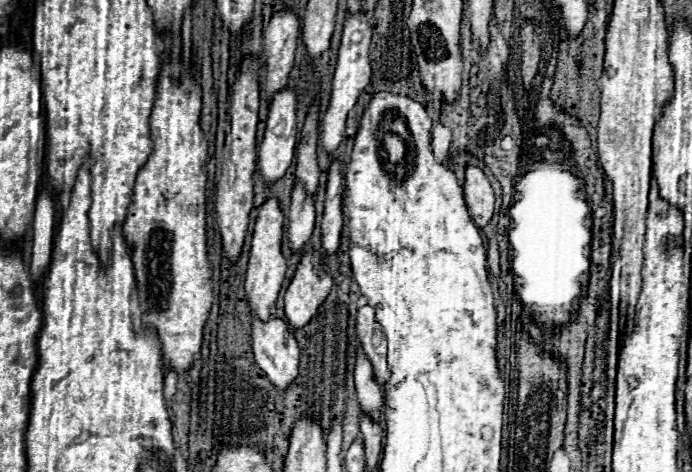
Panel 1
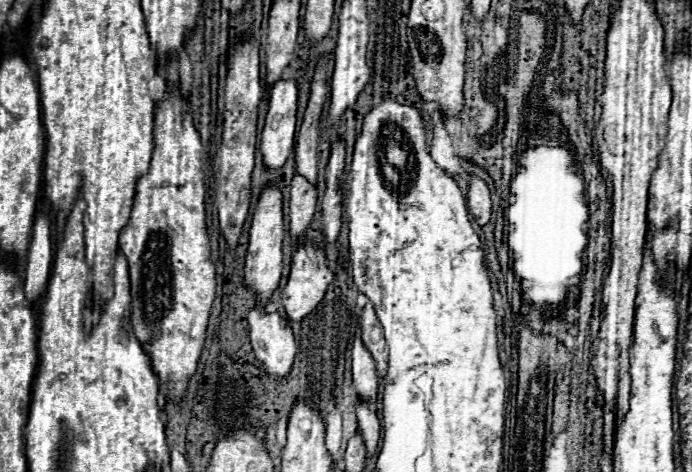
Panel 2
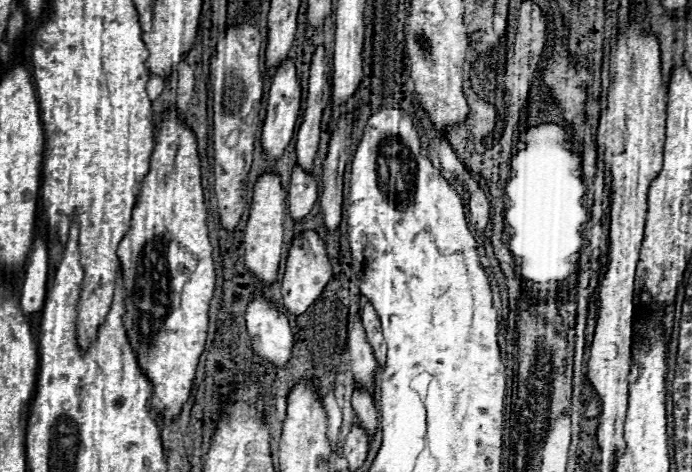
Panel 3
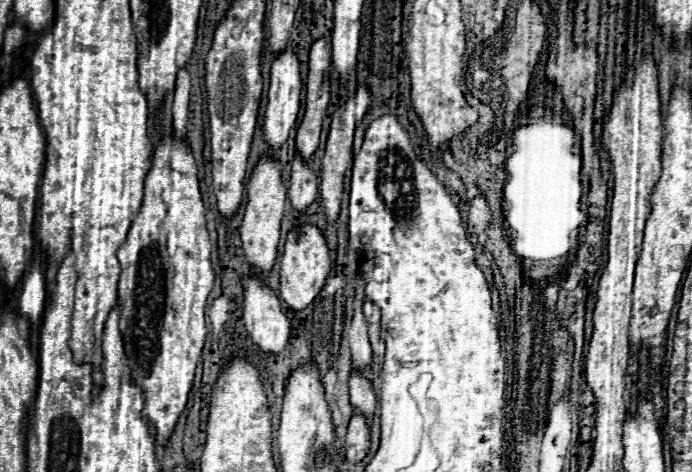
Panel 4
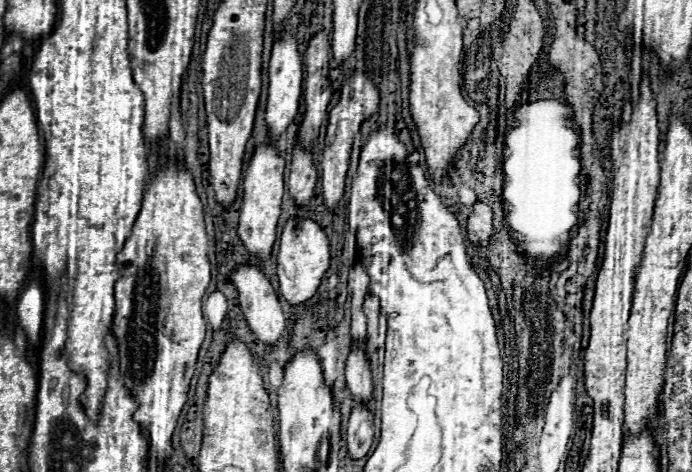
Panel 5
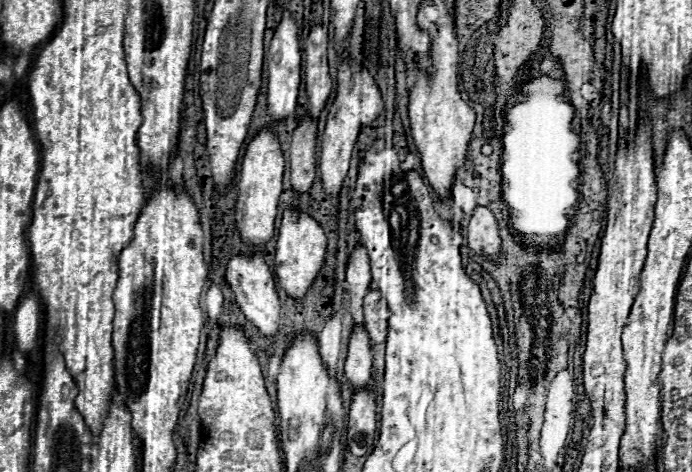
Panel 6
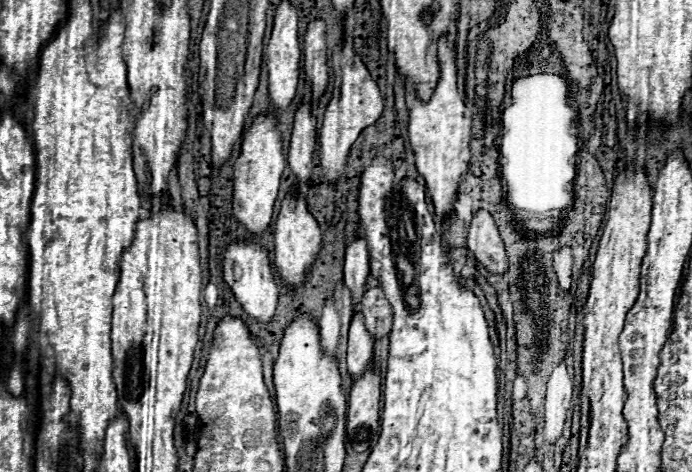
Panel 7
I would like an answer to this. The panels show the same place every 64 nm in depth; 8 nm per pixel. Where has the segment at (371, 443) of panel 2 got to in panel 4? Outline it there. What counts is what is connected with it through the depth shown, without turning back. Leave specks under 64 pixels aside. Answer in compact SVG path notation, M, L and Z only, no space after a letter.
M356 370L350 374L350 402L368 422L372 422L376 410L376 394L372 382Z

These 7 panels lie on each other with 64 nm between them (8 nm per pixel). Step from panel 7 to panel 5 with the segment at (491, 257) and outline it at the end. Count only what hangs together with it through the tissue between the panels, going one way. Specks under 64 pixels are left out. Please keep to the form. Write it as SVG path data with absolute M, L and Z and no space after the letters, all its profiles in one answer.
M476 202L472 206L472 214L468 218L468 238L476 246L484 246L490 242L494 234L494 224L492 224L492 208L486 206L484 202Z

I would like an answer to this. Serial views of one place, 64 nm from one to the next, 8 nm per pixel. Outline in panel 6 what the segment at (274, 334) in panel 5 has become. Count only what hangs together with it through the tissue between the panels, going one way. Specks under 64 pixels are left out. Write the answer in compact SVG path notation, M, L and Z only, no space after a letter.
M234 256L228 262L226 268L226 280L232 286L234 294L236 294L236 302L240 306L240 310L244 312L246 320L252 322L262 336L270 338L276 336L278 332L278 320L280 320L280 300L278 300L278 292L274 286L274 278L272 272L268 268L268 264L264 262L262 256Z

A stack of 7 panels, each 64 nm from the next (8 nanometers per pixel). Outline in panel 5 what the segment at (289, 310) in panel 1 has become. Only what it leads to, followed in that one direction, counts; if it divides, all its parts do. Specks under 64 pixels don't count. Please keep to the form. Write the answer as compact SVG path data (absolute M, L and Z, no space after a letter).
M290 218L282 230L280 250L278 250L278 280L280 280L278 290L286 298L286 302L298 306L310 300L316 294L328 268L330 268L328 238L322 232L322 228L312 220Z

